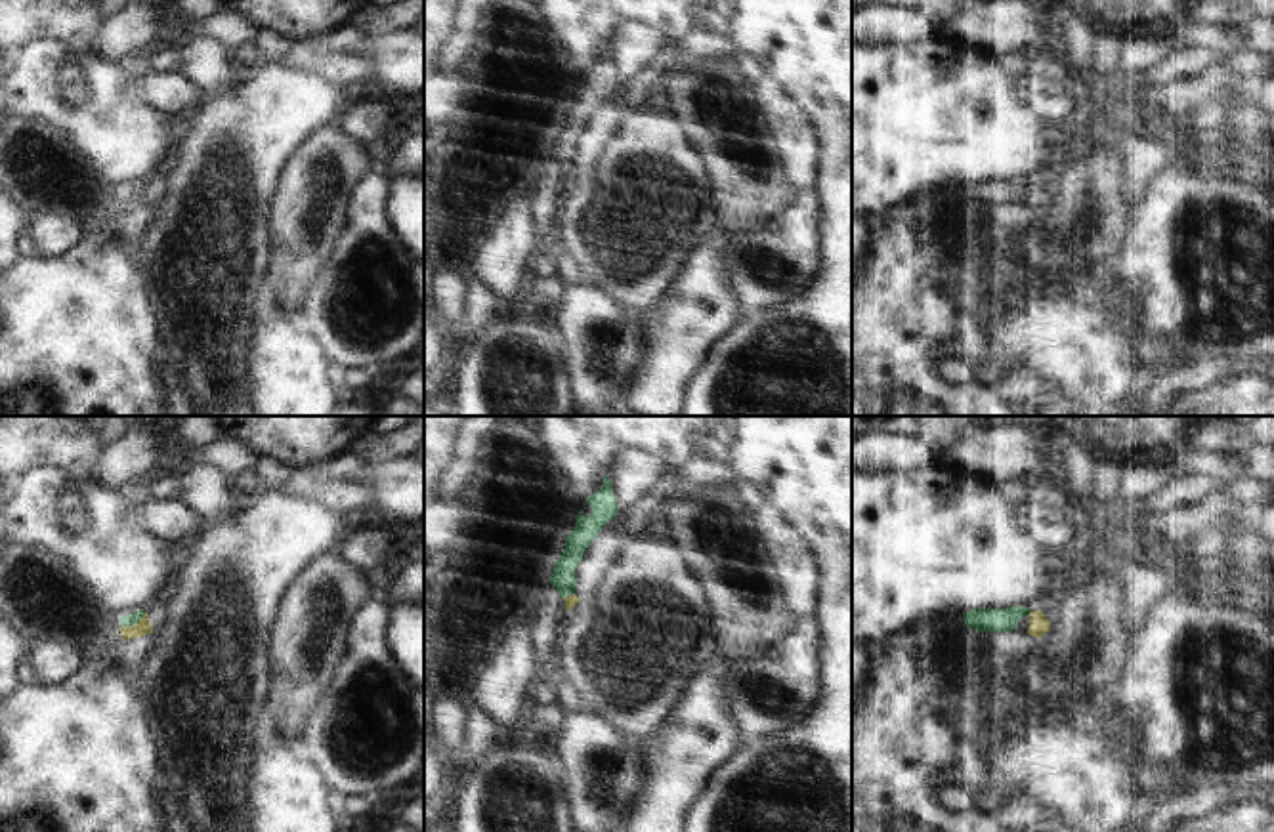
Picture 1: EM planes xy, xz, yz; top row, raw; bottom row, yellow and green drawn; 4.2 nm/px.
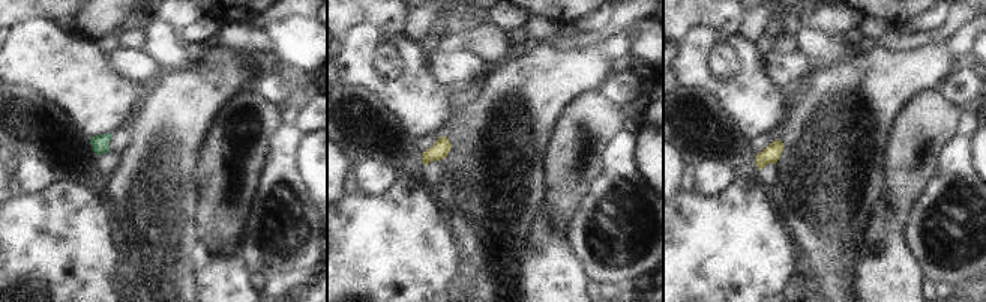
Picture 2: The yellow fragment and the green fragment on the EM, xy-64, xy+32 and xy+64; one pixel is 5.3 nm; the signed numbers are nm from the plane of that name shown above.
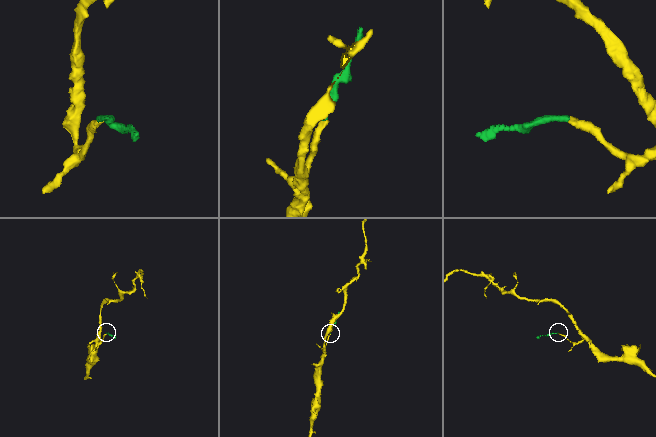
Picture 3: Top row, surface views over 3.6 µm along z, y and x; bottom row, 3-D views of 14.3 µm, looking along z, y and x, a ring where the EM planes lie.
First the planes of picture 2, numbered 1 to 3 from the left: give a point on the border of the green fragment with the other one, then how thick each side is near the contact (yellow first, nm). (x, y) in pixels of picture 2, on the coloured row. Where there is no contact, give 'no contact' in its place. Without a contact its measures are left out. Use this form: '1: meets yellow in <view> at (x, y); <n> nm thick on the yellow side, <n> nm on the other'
1: no contact
2: no contact
3: no contact

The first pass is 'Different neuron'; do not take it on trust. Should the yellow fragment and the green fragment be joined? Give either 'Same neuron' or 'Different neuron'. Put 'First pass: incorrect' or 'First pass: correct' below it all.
Different neuron
First pass: correct

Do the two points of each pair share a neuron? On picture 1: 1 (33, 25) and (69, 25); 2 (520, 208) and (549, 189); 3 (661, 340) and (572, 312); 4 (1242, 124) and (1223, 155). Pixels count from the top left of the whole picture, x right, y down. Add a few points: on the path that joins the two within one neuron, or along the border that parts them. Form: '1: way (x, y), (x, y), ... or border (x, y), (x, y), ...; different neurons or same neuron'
1: way (42, 25), (60, 25); same neuron
2: border (537, 182), (531, 197); different neurons
3: border (646, 315), (642, 321), (642, 357), (631, 376); different neurons
4: way (1242, 132), (1231, 147); same neuron

